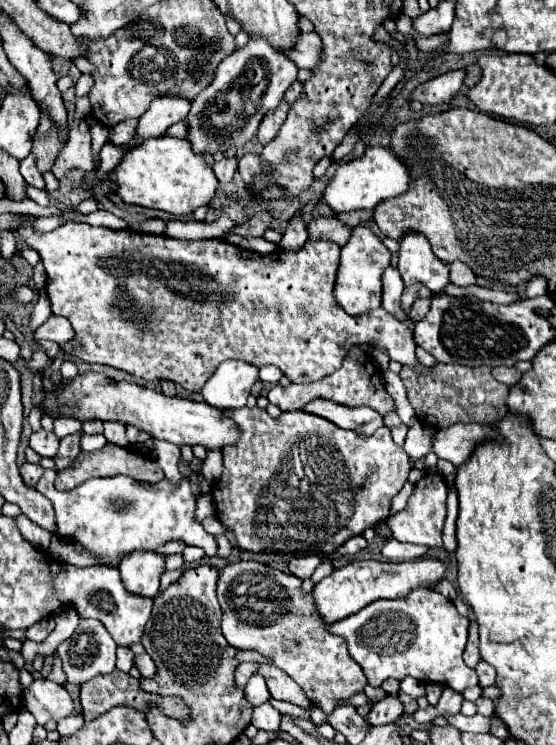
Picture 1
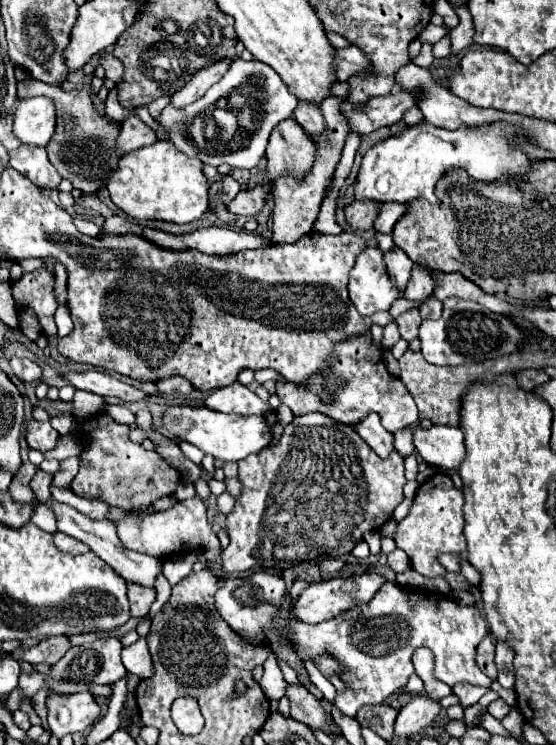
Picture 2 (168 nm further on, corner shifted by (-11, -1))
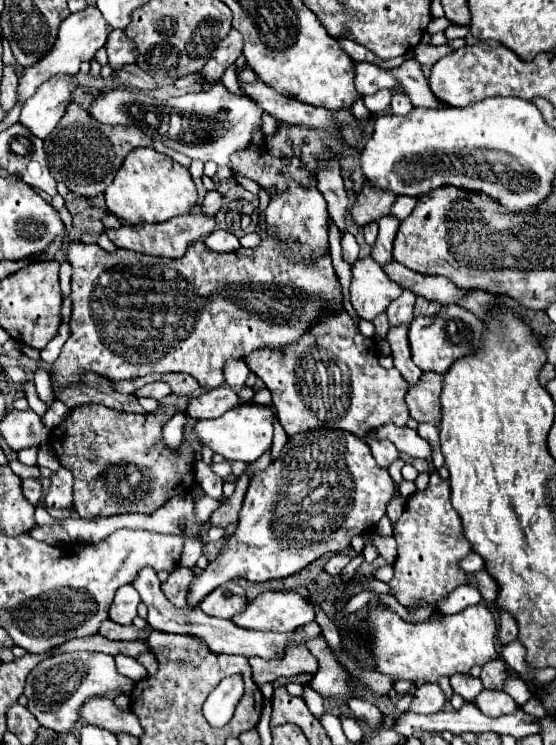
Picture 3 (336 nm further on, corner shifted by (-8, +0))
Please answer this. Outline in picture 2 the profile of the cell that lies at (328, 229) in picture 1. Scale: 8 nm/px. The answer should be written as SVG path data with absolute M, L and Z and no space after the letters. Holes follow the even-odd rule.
M354 200L346 210L346 222L352 230L358 230L358 232L364 232L364 230L370 230L374 220L376 220L376 214L378 214L378 208L380 204L378 202L358 202Z

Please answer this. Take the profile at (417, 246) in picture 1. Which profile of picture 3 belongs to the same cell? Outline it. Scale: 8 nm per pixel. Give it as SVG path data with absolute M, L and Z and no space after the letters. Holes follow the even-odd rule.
M403 291L389 307L387 307L387 319L391 327L397 325L407 325L413 319L413 303L415 303L415 293L411 291Z

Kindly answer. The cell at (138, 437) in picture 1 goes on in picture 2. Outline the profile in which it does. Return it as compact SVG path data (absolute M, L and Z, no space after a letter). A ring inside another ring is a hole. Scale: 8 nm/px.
M140 410L136 414L136 426L142 428L144 432L154 432L154 426L152 426L152 416L148 410Z

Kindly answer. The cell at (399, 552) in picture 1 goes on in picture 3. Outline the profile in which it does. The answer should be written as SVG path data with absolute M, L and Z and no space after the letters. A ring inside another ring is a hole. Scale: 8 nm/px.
M471 553L467 559L463 559L463 561L461 561L461 569L465 569L469 575L471 575L471 573L477 573L477 571L485 569L485 561L483 561L483 557L481 557L481 555Z

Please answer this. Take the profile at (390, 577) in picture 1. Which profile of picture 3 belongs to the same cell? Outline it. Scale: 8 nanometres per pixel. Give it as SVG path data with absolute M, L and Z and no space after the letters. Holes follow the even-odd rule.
M261 593L247 601L243 613L231 621L237 627L253 631L295 631L305 623L313 621L315 613L309 599L299 593Z

